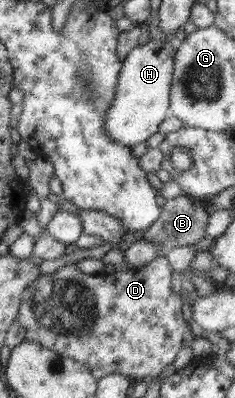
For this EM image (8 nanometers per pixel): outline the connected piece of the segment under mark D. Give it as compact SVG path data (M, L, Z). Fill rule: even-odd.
M161 255L140 267L110 274L103 271L89 275L73 262L53 274L41 273L23 290L17 319L25 331L25 340L83 364L95 380L113 373L132 382L142 381L145 377L157 378L166 366L173 364L183 347L192 349L196 338L183 320L181 299L184 294L171 290L172 272L169 260Z

